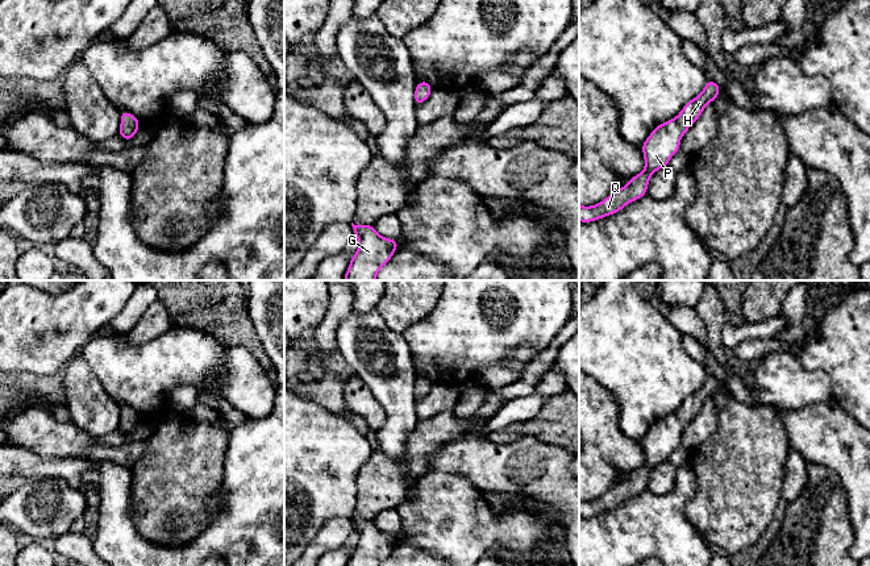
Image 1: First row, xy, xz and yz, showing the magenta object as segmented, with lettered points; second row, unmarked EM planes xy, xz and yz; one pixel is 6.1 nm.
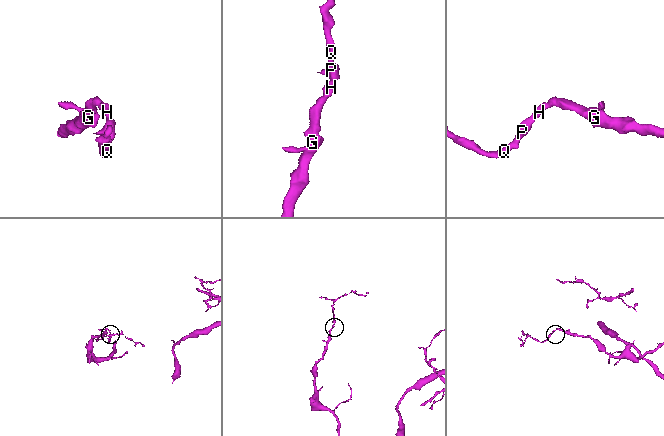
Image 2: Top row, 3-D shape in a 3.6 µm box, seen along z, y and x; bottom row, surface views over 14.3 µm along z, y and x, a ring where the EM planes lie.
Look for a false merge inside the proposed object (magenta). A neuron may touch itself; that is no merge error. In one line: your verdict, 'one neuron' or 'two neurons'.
one neuron

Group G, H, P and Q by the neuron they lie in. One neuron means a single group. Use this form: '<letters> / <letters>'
G H P Q

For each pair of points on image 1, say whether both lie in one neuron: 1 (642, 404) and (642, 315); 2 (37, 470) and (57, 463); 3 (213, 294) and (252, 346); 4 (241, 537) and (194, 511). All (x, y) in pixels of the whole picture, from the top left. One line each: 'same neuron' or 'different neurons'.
1: same neuron
2: same neuron
3: same neuron
4: different neurons

